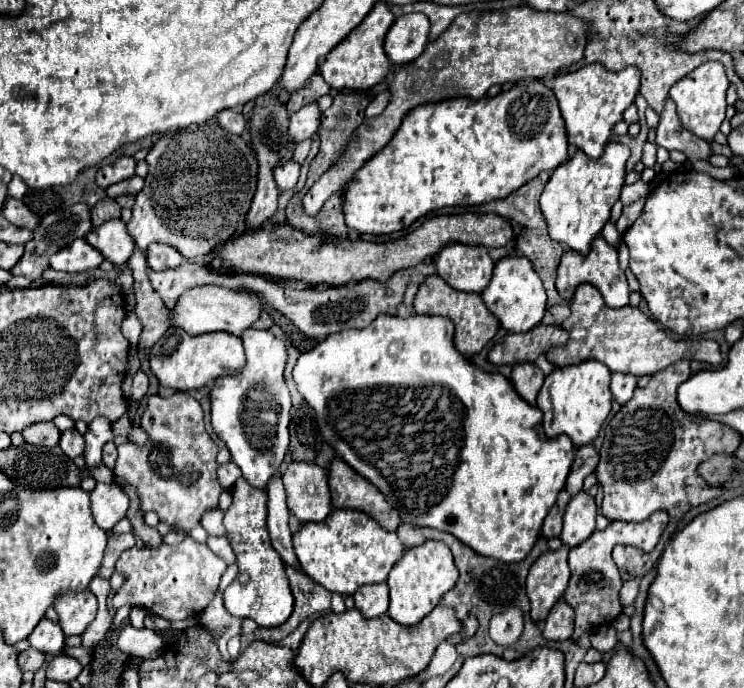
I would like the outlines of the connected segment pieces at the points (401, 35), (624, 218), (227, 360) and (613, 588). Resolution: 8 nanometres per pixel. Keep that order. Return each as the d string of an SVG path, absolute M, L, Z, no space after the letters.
M425 14L399 16L389 28L383 50L393 64L413 62L427 46L429 20Z
M641 198L641 200L635 202L633 206L625 206L625 208L623 208L623 214L621 214L619 222L617 222L617 228L619 228L621 232L625 232L625 230L637 220L637 216L641 214L641 208L643 208L645 200L647 200L647 198Z
M171 326L159 342L151 346L151 370L159 378L161 386L175 388L179 392L187 390L199 390L211 380L225 376L225 374L235 374L245 366L245 354L243 354L243 342L241 338L225 332L209 332L209 334L197 334L191 336L179 326Z
M655 512L655 514L651 514L651 518L647 518L641 524L611 522L605 530L593 532L583 544L579 544L577 548L571 548L571 552L569 552L571 580L563 594L563 600L575 610L573 640L577 640L583 634L589 634L601 626L611 624L621 614L623 606L619 602L619 590L623 586L623 580L611 558L611 550L615 548L615 544L627 544L627 546L635 546L641 550L653 550L657 546L667 522L669 522L667 512Z

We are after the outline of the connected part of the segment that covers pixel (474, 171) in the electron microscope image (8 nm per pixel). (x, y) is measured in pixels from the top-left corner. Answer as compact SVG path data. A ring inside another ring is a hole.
M541 82L515 84L495 98L447 98L435 104L421 104L405 118L393 140L361 166L345 190L345 222L353 232L391 234L411 226L417 218L445 206L479 206L507 198L543 170L555 170L569 158L565 122L555 94Z

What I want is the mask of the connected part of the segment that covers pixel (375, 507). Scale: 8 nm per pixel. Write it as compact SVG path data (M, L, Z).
M335 458L331 462L329 490L335 508L353 508L365 512L389 532L395 532L399 528L399 512L391 504L387 504L385 496L379 492L377 486L359 476L341 458Z

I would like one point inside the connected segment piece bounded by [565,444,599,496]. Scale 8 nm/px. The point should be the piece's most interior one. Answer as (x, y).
(586, 459)

